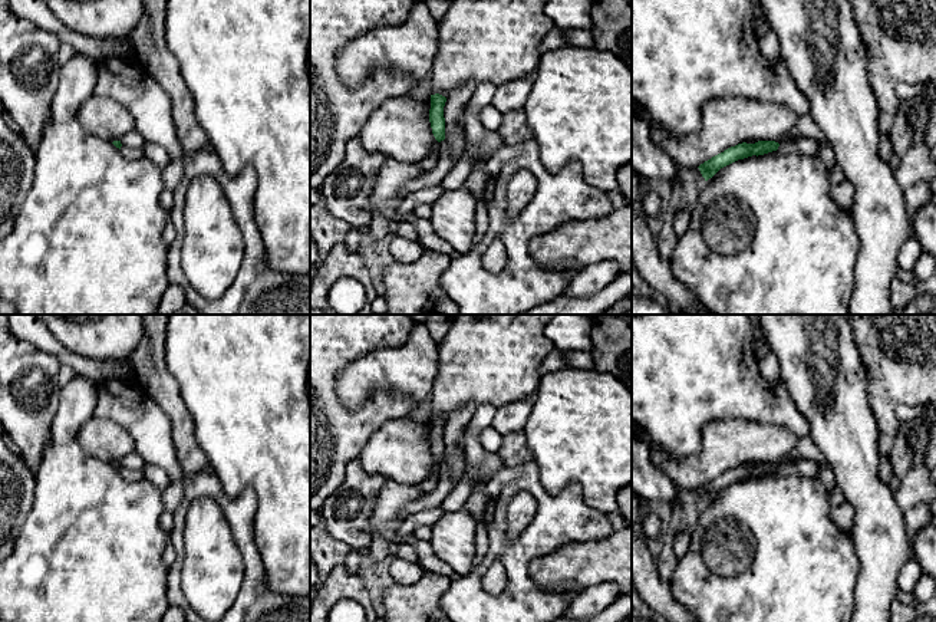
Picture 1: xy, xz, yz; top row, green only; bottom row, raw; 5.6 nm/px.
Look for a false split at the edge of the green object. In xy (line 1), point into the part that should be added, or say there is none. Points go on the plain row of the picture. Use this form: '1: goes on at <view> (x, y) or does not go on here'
1: does not go on here

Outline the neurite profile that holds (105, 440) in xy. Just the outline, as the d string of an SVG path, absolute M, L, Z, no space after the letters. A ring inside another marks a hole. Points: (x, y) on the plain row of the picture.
M90 418L78 432L82 450L100 461L113 464L134 451L129 432L112 421Z

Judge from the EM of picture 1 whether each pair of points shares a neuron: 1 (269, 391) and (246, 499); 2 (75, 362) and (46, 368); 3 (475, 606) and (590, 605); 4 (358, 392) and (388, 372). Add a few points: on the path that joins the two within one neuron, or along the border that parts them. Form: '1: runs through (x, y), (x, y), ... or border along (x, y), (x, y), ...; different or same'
1: border along (217, 474), (227, 496), (253, 491), (253, 522); different
2: border along (32, 345), (50, 352), (62, 364); different
3: border along (583, 589), (567, 606); different
4: runs through (365, 385), (381, 372); same

